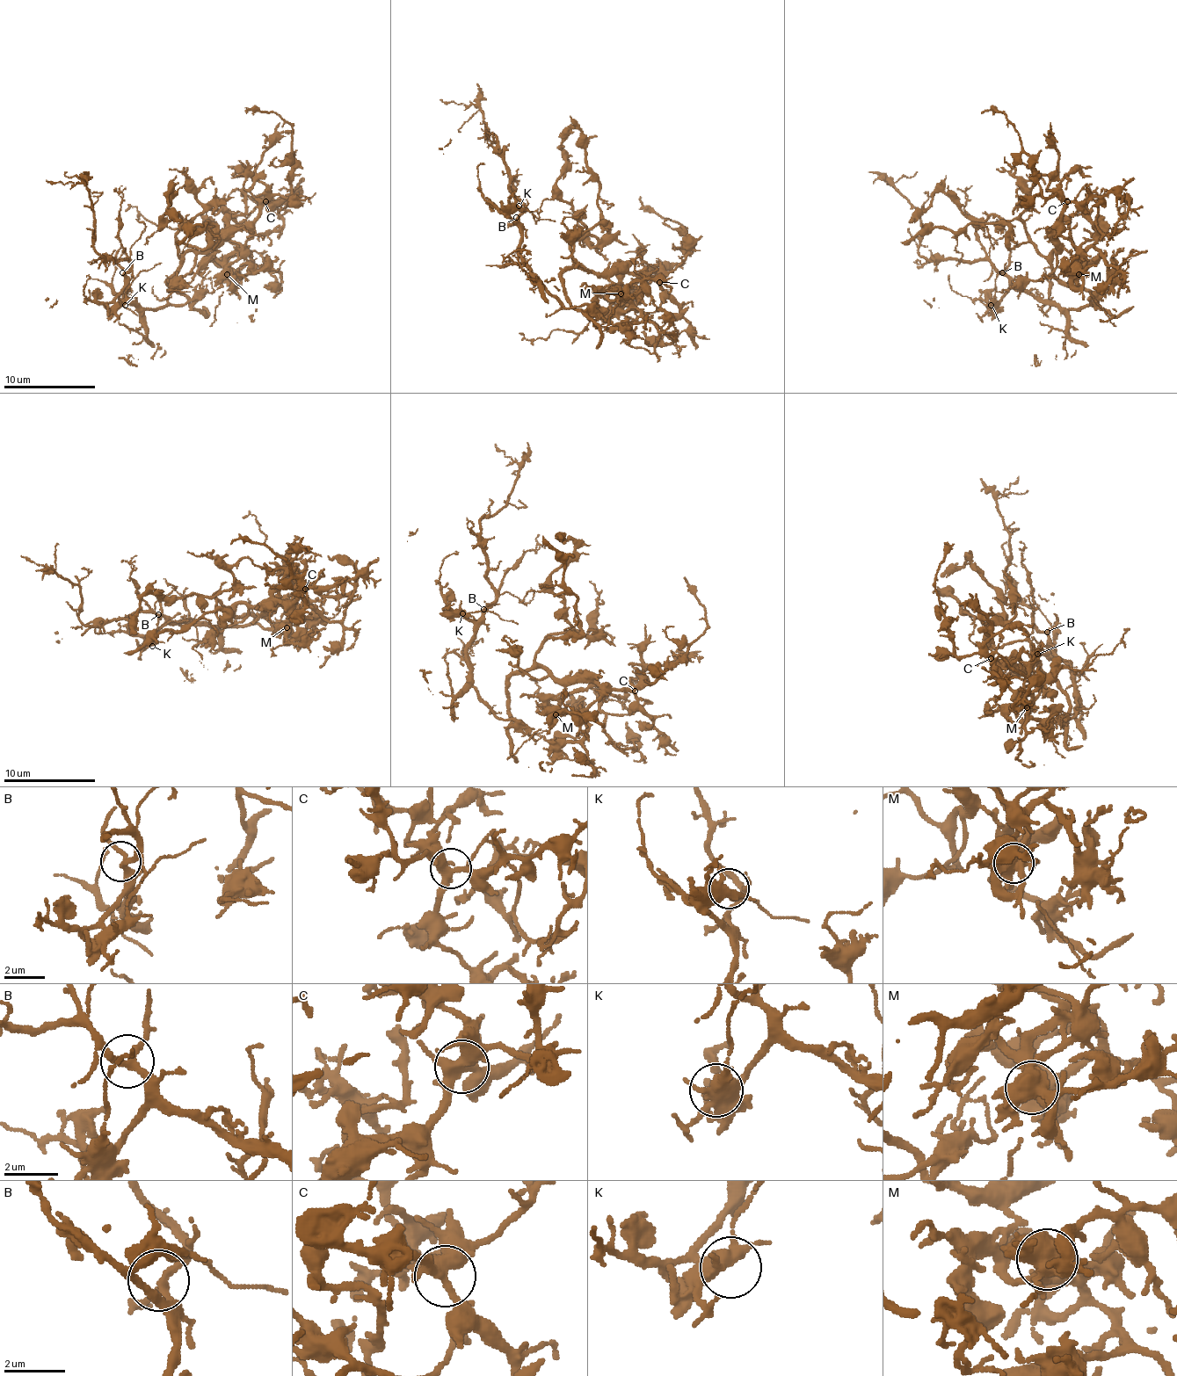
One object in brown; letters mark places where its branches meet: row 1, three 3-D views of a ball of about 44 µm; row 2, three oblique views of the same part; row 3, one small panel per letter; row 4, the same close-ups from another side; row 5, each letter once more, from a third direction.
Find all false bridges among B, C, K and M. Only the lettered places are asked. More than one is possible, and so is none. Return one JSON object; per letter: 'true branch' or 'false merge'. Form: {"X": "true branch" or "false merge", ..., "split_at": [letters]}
{"B": "true branch", "C": "true branch", "K": "true branch", "M": "false merge", "split_at": ["M"]}

